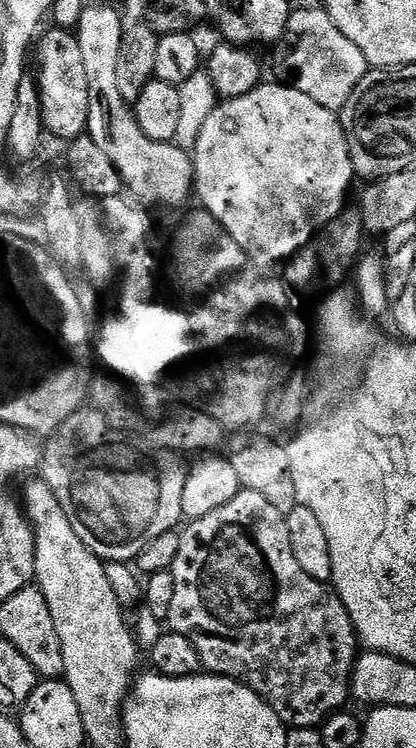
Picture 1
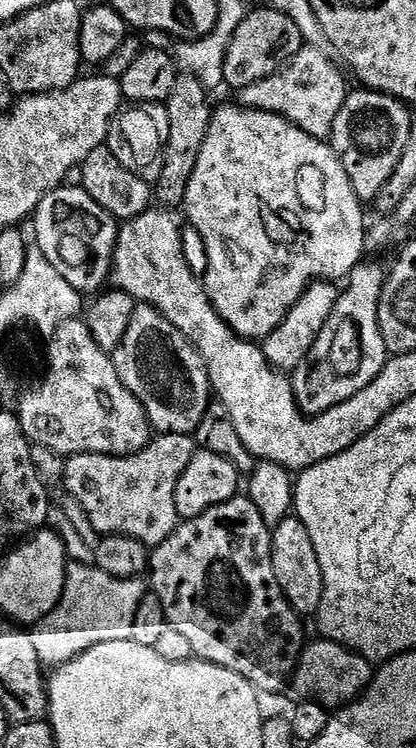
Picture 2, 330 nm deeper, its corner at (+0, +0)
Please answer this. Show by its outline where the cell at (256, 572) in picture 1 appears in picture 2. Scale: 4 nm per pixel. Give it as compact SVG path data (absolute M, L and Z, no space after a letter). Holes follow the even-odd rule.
M238 494L233 500L227 500L210 510L206 510L206 514L202 514L198 518L177 523L176 528L170 534L170 538L166 538L162 543L151 549L150 577L152 576L152 586L150 584L150 588L165 608L167 623L171 627L177 628L182 634L186 634L187 638L190 638L190 645L192 645L195 655L199 659L208 660L212 664L242 674L242 678L249 680L261 693L267 694L267 692L280 692L283 688L287 689L289 687L292 675L296 672L296 663L300 661L300 656L304 653L306 639L304 640L304 624L300 621L303 620L301 613L297 612L286 598L286 594L282 590L282 586L278 586L278 578L274 574L274 566L272 565L273 529L270 524L268 528L263 514L260 513L259 506L254 501L247 500L247 498L252 499L247 495Z

